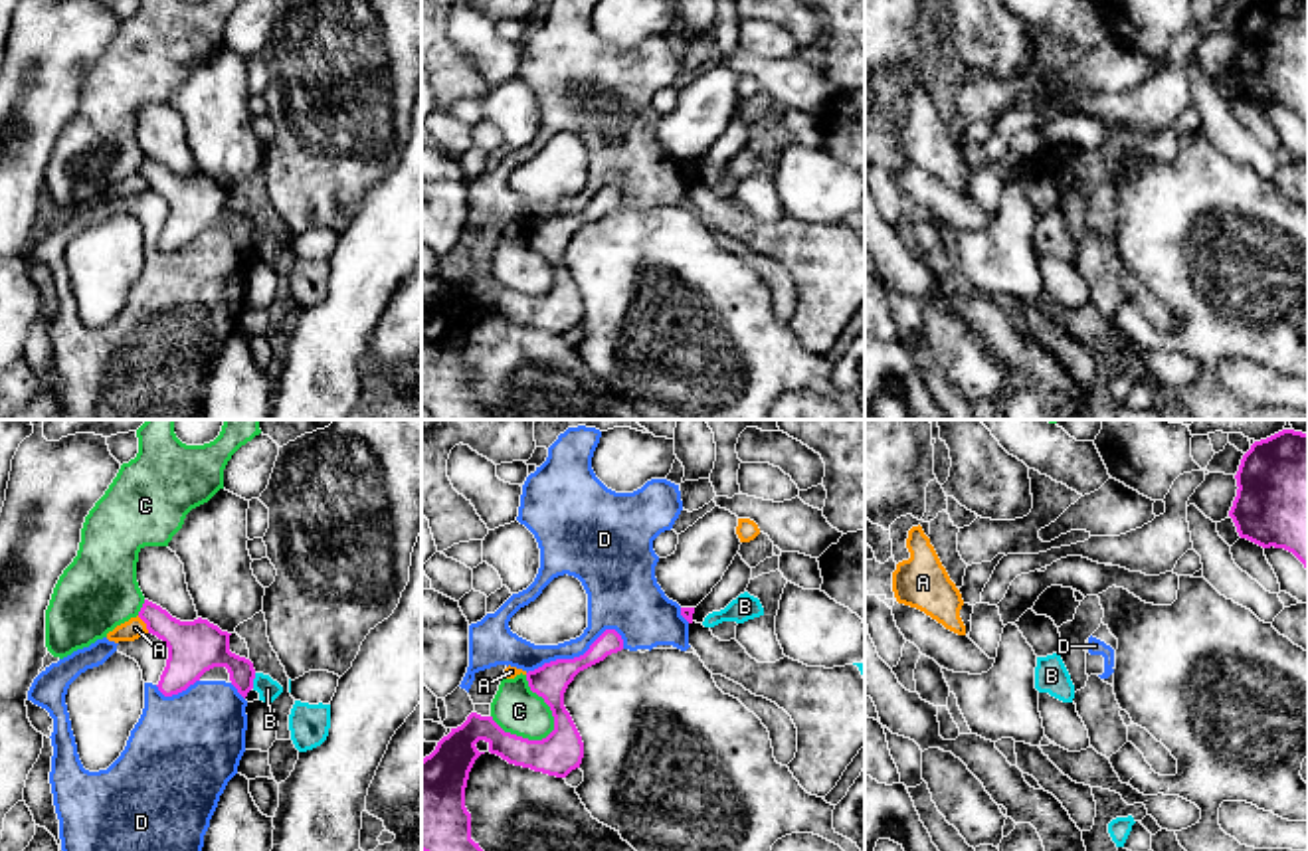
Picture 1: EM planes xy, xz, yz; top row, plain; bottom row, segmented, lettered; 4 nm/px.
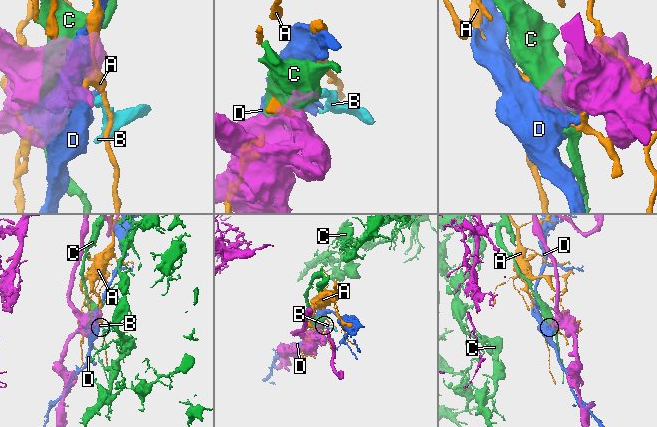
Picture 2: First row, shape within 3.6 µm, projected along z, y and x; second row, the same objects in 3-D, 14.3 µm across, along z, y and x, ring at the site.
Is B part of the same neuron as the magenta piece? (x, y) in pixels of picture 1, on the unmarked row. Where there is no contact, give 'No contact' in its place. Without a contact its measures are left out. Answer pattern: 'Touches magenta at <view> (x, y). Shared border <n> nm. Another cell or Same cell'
Touches magenta at xy (252, 238). Shared border 70 nm. Another cell

